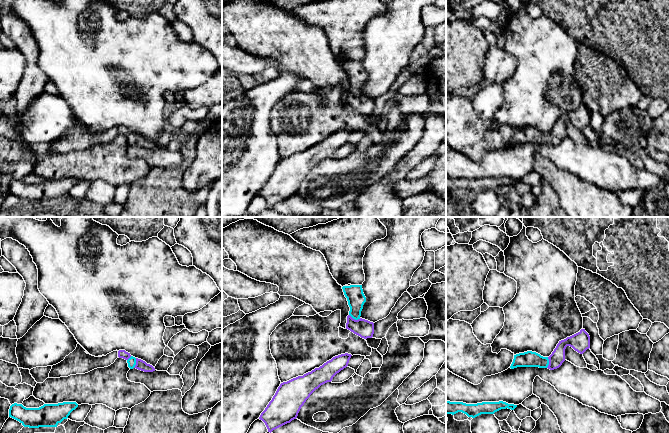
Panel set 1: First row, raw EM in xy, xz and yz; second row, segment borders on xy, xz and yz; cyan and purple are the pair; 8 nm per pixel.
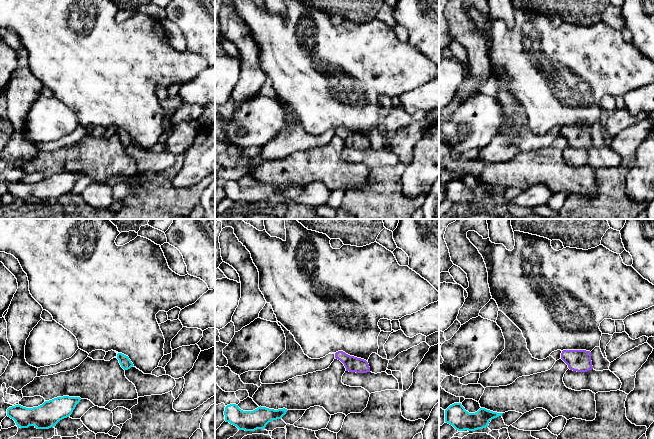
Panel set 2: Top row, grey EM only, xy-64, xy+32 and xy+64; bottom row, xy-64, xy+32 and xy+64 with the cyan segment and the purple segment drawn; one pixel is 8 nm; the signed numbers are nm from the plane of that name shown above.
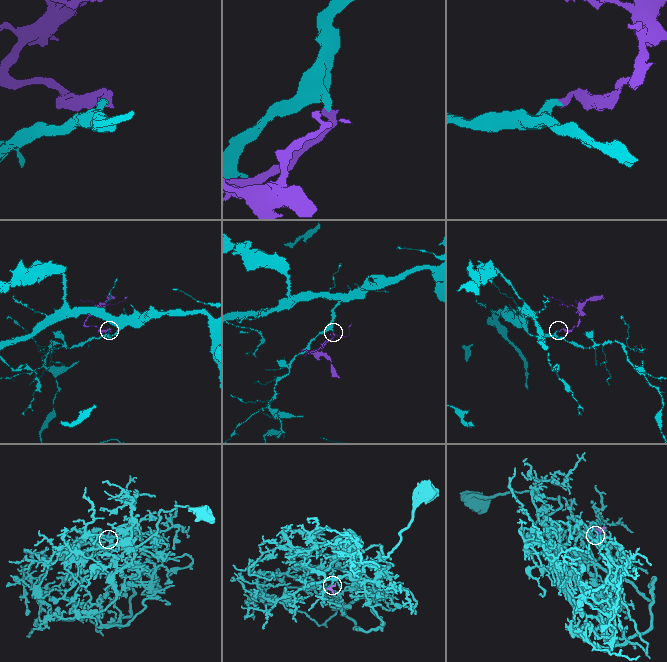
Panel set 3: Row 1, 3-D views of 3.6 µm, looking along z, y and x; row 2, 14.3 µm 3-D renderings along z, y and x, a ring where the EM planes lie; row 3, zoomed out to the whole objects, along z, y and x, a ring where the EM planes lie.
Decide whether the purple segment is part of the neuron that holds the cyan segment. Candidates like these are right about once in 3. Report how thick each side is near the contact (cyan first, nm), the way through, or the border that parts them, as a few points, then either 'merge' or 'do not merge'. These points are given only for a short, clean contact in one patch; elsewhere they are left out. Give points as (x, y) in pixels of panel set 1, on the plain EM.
140/140 nm | across xz (354, 69), (355, 95), (365, 105) | merge

